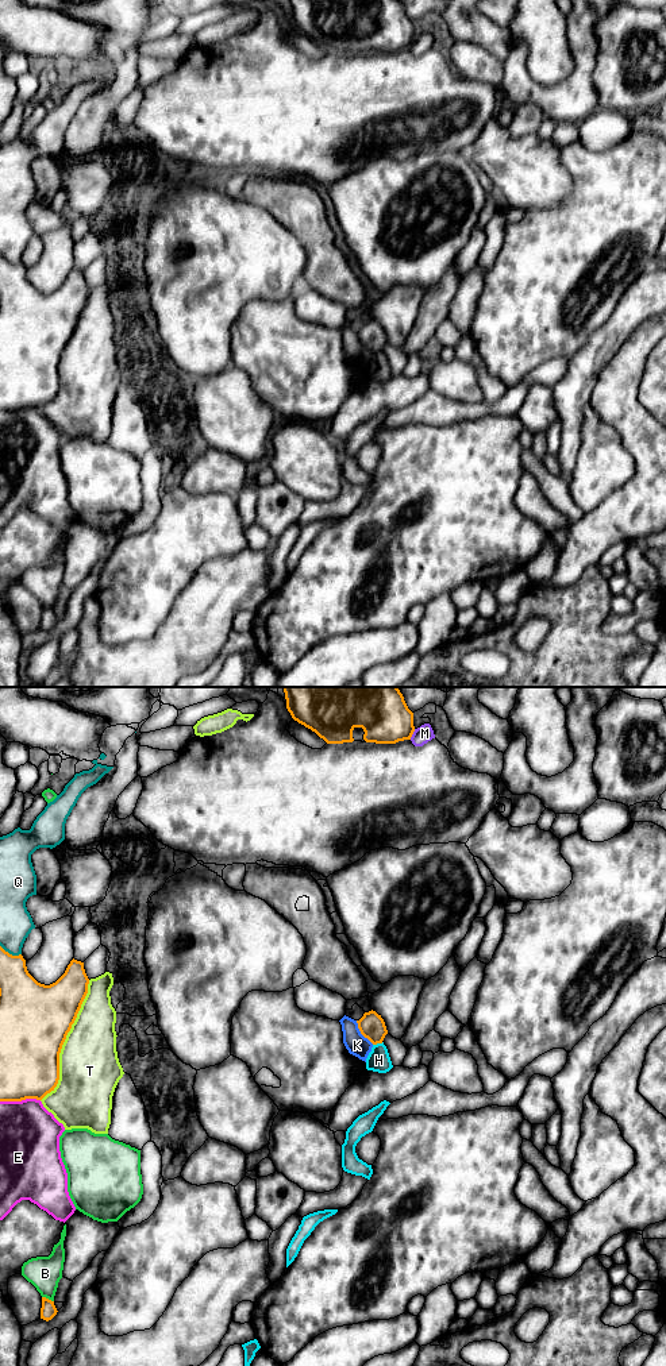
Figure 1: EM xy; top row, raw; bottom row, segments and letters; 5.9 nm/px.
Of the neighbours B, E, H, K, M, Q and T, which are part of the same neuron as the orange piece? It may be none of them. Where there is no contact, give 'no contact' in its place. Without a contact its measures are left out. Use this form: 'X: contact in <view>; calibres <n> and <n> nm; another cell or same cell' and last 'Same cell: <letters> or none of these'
B: contact in xy; calibres 90 and 190 nm; another cell
E: contact in xy; calibres 360 and 360 nm; another cell
H: contact in xy; calibres 160 and 140 nm; another cell
K: contact in xy; calibres 160 and 130 nm; another cell
M: contact in xy; calibres 300 and 100 nm; another cell
Q: contact in xy; calibres 260 and 190 nm; another cell
T: contact in xy; calibres 420 and 360 nm; another cell
Same cell: none of these

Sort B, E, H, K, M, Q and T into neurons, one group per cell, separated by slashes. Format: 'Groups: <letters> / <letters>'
Groups: B / E / H / K / M / Q / T

